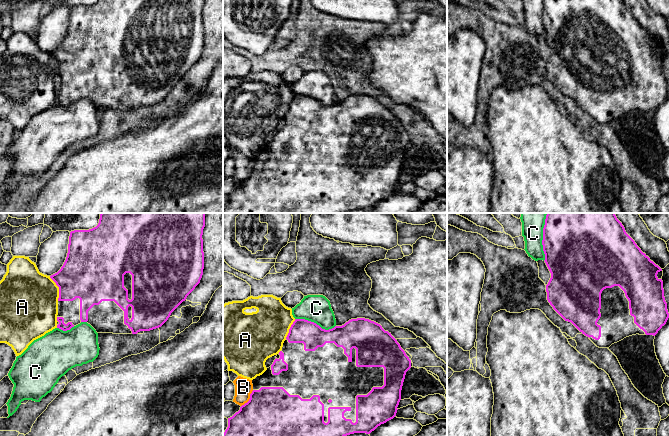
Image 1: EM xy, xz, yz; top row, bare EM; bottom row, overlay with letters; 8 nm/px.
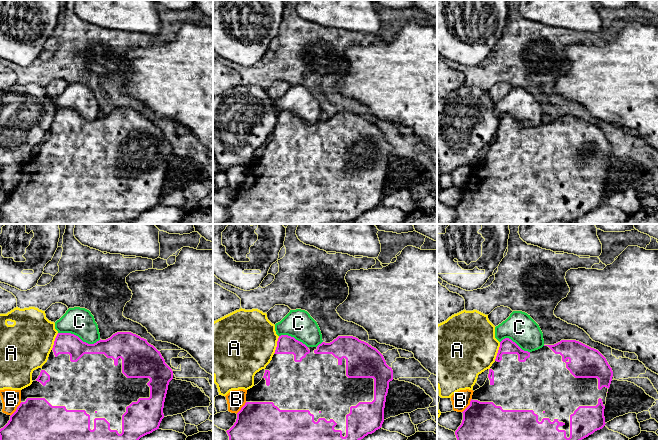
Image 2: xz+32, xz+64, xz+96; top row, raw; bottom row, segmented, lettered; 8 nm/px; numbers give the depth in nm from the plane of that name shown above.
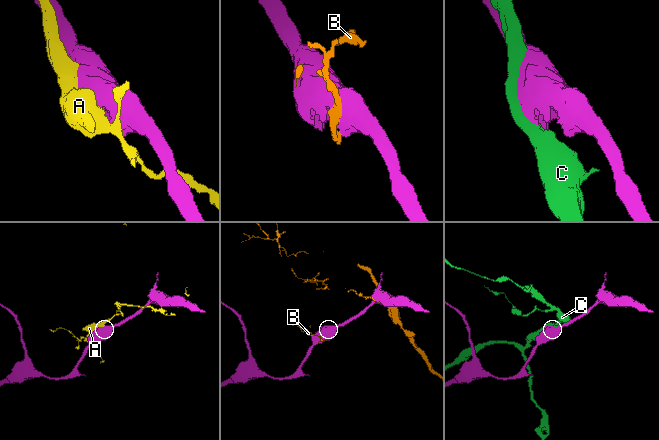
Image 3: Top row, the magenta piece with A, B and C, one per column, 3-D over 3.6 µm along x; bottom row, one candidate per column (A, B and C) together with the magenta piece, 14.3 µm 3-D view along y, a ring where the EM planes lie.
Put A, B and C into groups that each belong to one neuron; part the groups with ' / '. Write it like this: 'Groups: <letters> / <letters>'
Groups: A / B / C

